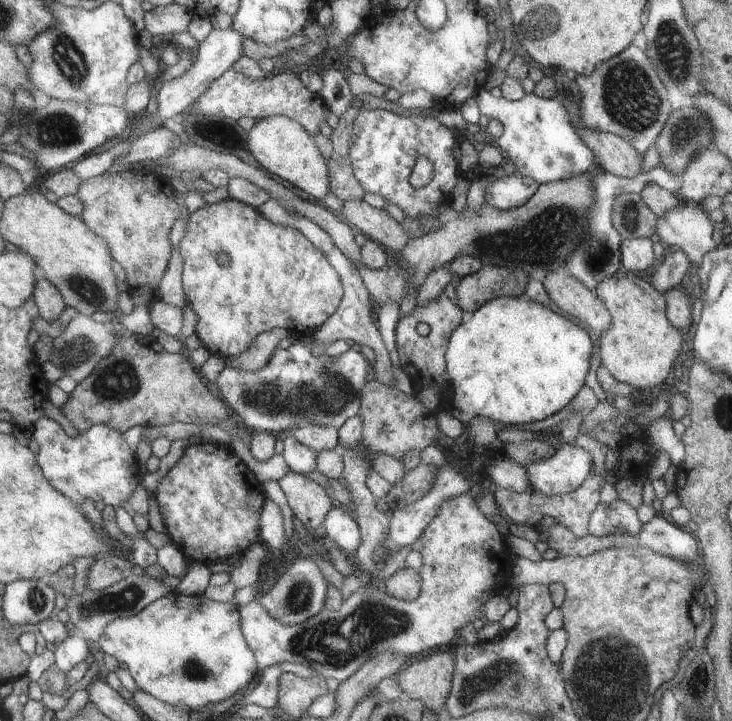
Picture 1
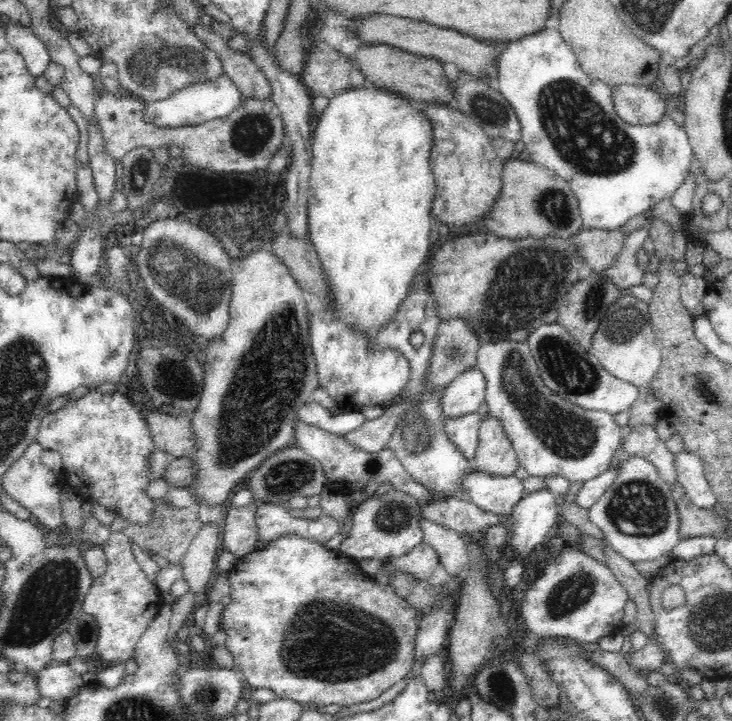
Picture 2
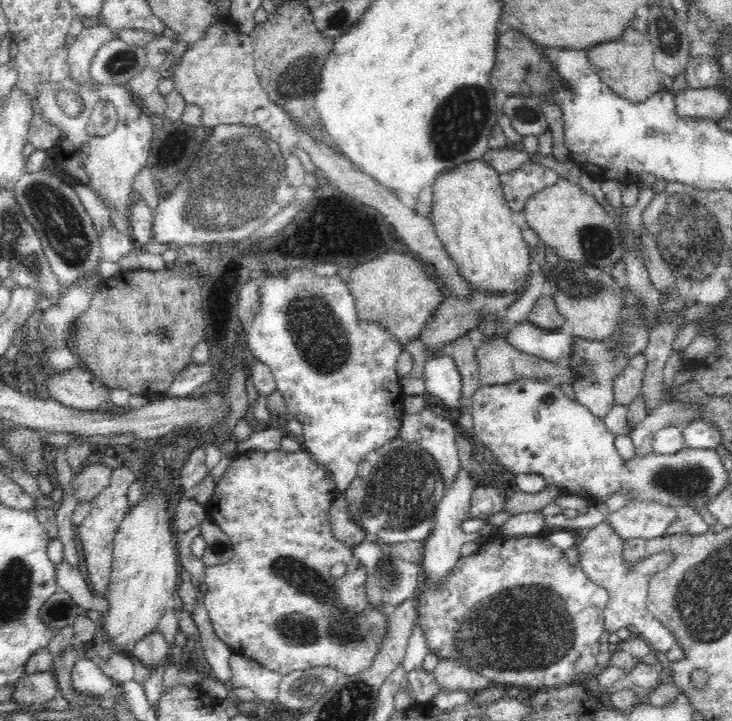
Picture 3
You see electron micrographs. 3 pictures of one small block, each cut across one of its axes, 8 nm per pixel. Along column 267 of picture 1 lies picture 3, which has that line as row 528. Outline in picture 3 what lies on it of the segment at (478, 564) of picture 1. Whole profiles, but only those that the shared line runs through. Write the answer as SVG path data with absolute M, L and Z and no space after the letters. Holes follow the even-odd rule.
M628 501L605 517L605 524L625 541L641 538L651 541L667 536L668 526L678 518L676 509L658 502Z

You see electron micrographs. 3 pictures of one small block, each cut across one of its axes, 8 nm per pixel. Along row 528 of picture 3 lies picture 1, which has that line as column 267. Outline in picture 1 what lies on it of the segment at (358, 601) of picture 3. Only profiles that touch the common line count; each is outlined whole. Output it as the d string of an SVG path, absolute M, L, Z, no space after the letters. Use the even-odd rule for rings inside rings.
M230 198L218 203L206 203L206 205L196 210L196 212L188 213L188 215L185 236L179 244L179 251L183 260L183 291L187 304L194 309L198 317L195 330L196 336L202 341L202 346L208 350L210 355L223 358L224 360L240 356L254 342L254 339L258 335L272 331L272 328L293 331L296 336L308 336L308 334L316 331L322 323L325 323L332 314L336 314L338 304L340 304L342 296L345 296L345 292L342 292L343 282L340 282L337 269L333 267L329 259L325 256L325 253L315 246L305 233L299 230L290 230L290 227L274 225L272 222L264 219L257 208ZM221 252L224 252L229 257L229 261L221 262Z

